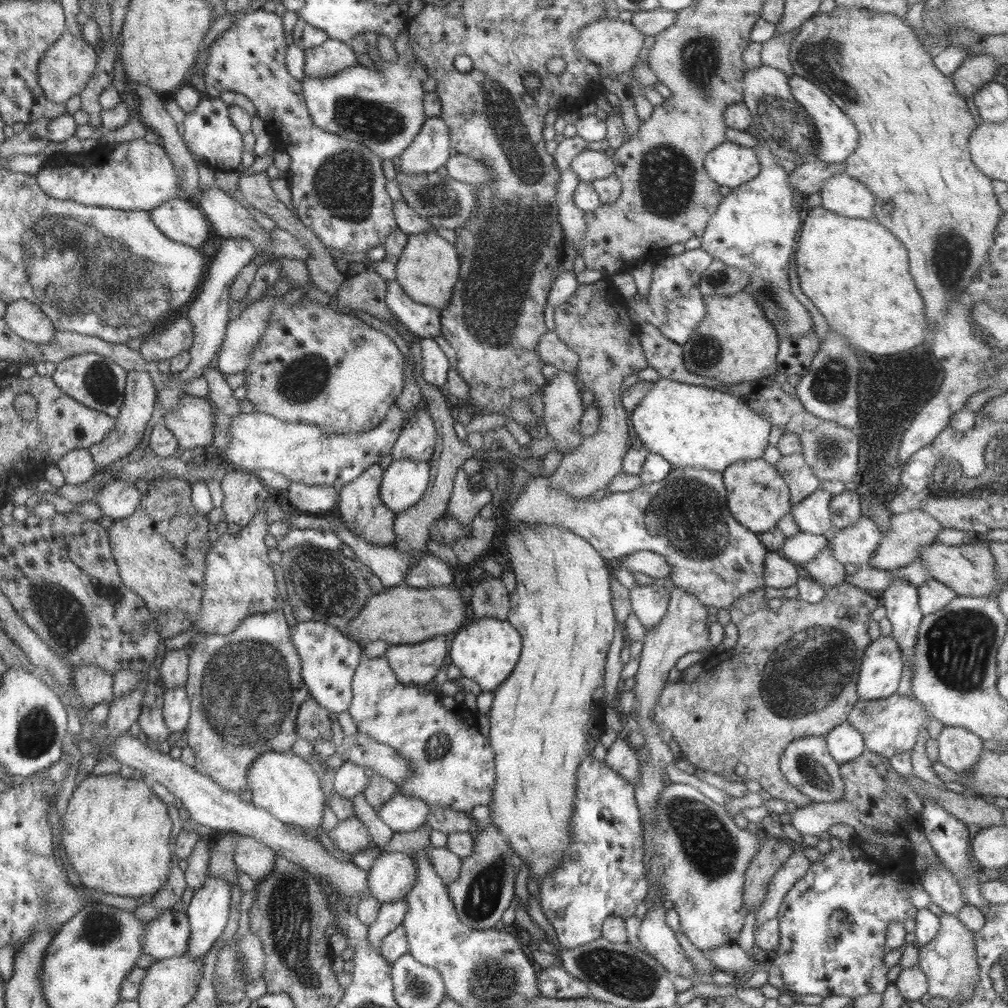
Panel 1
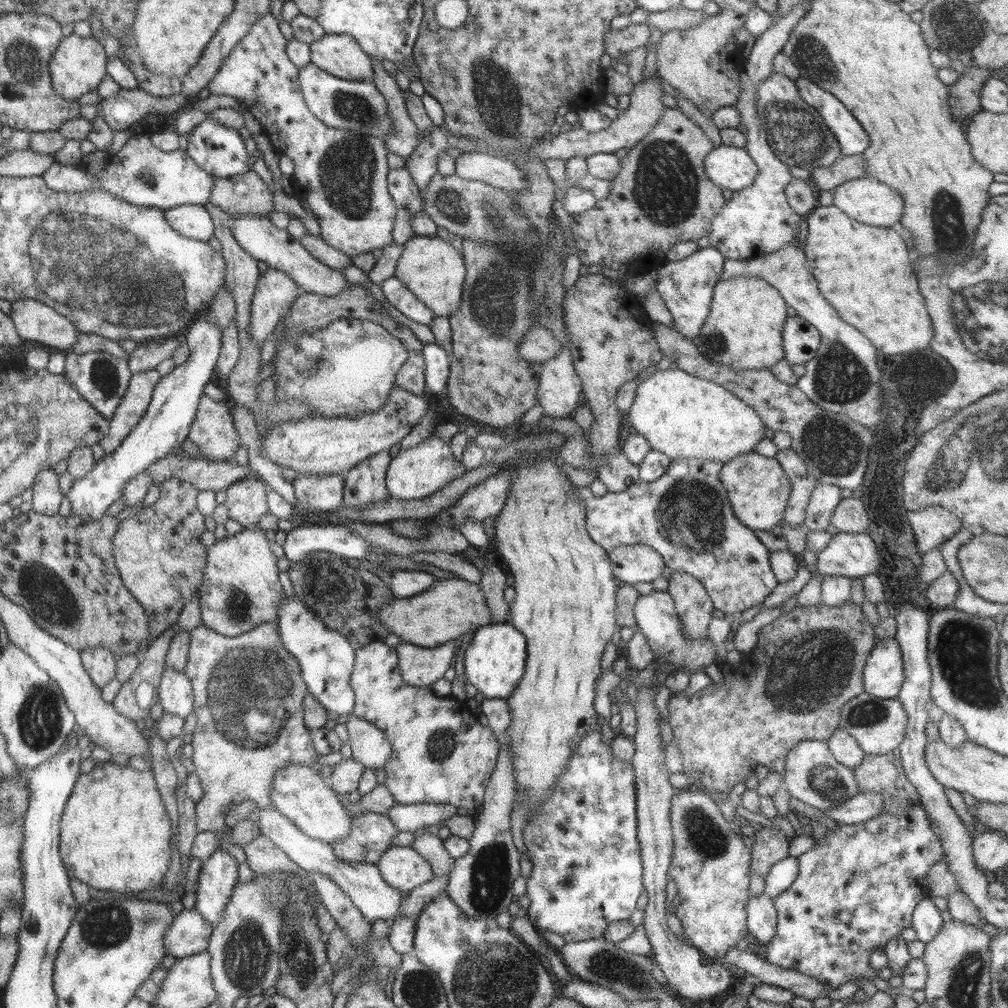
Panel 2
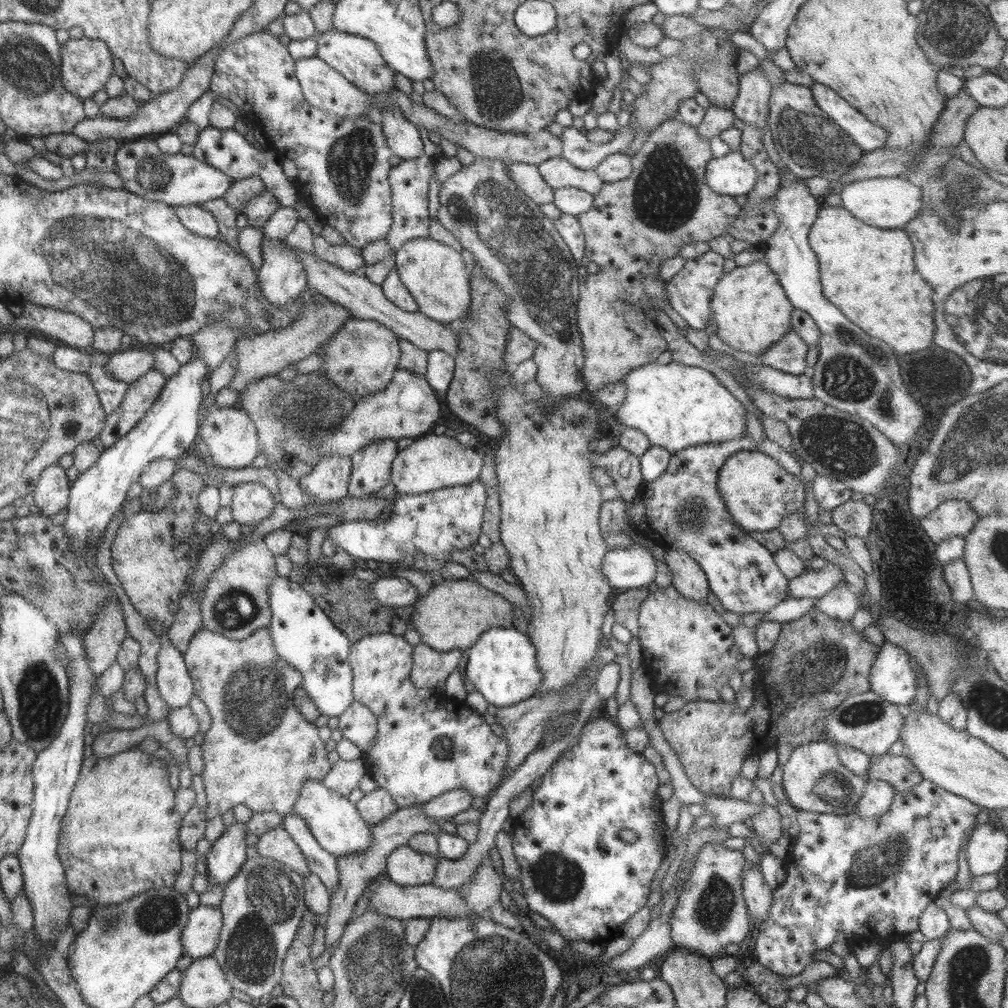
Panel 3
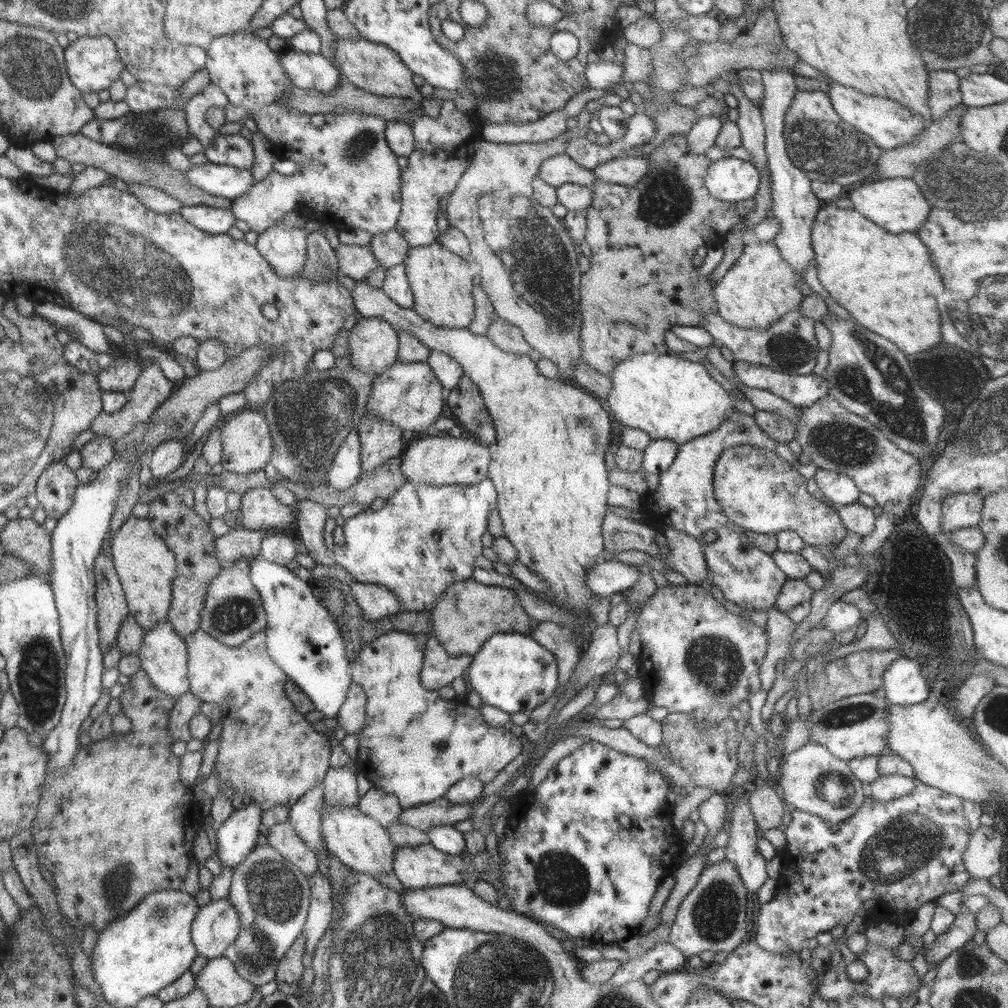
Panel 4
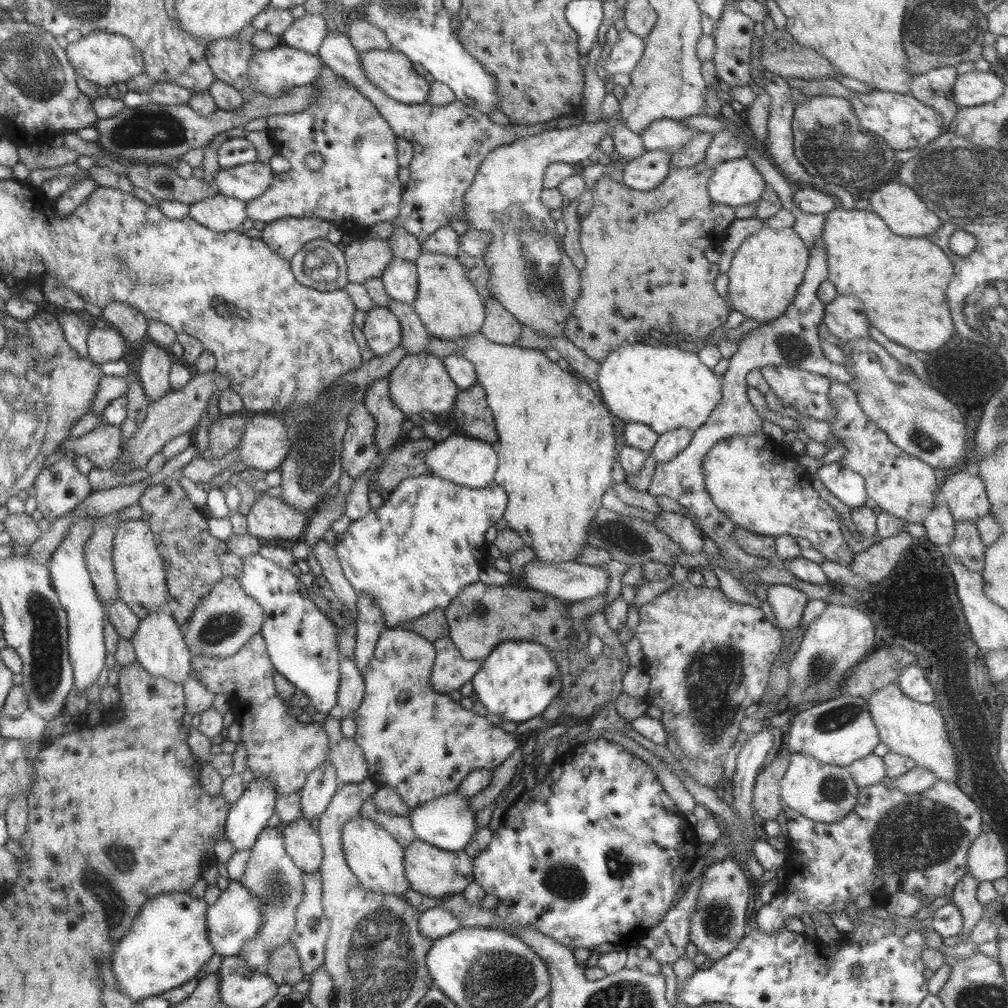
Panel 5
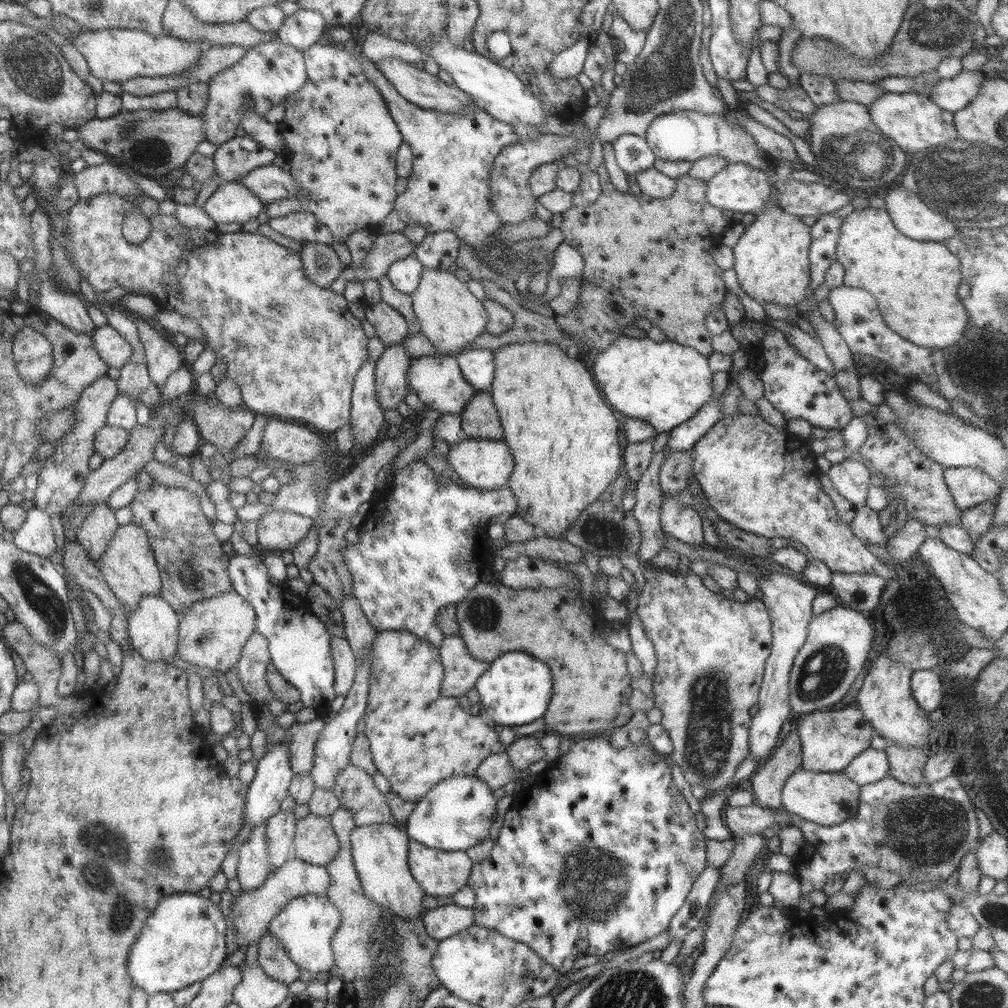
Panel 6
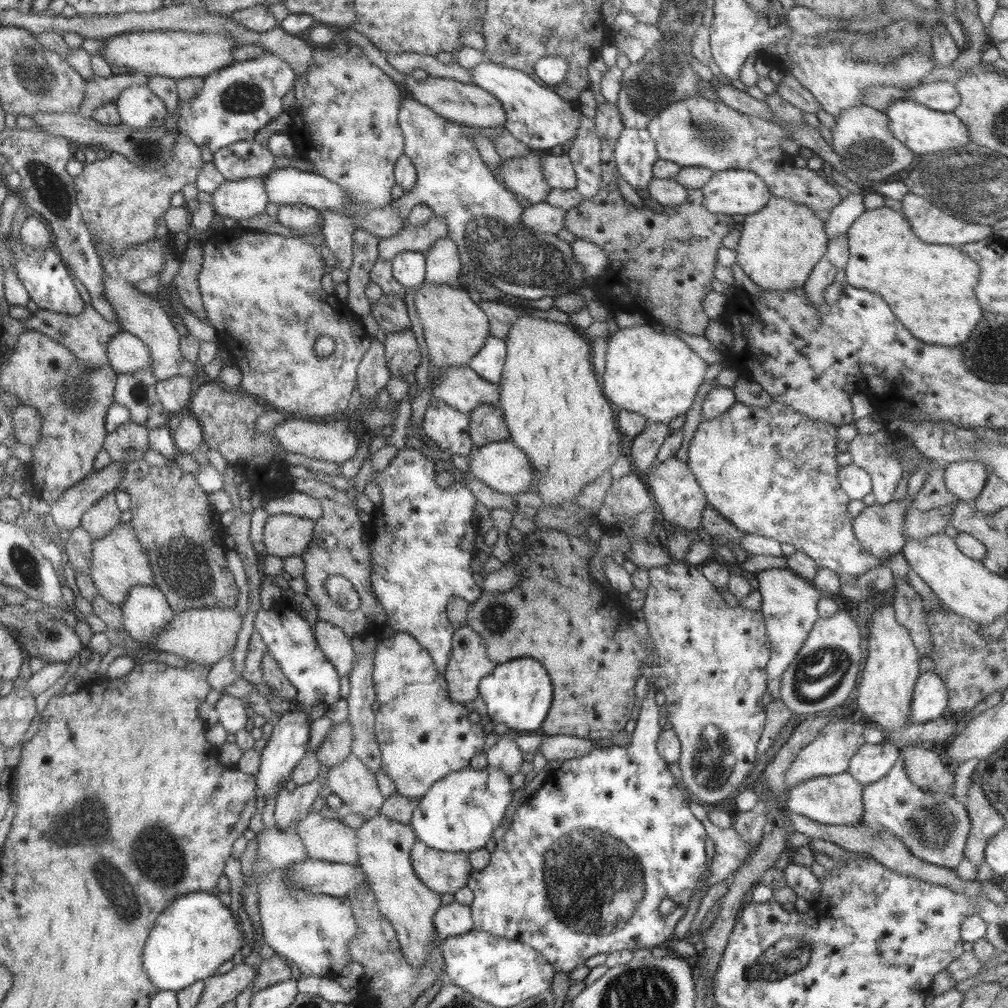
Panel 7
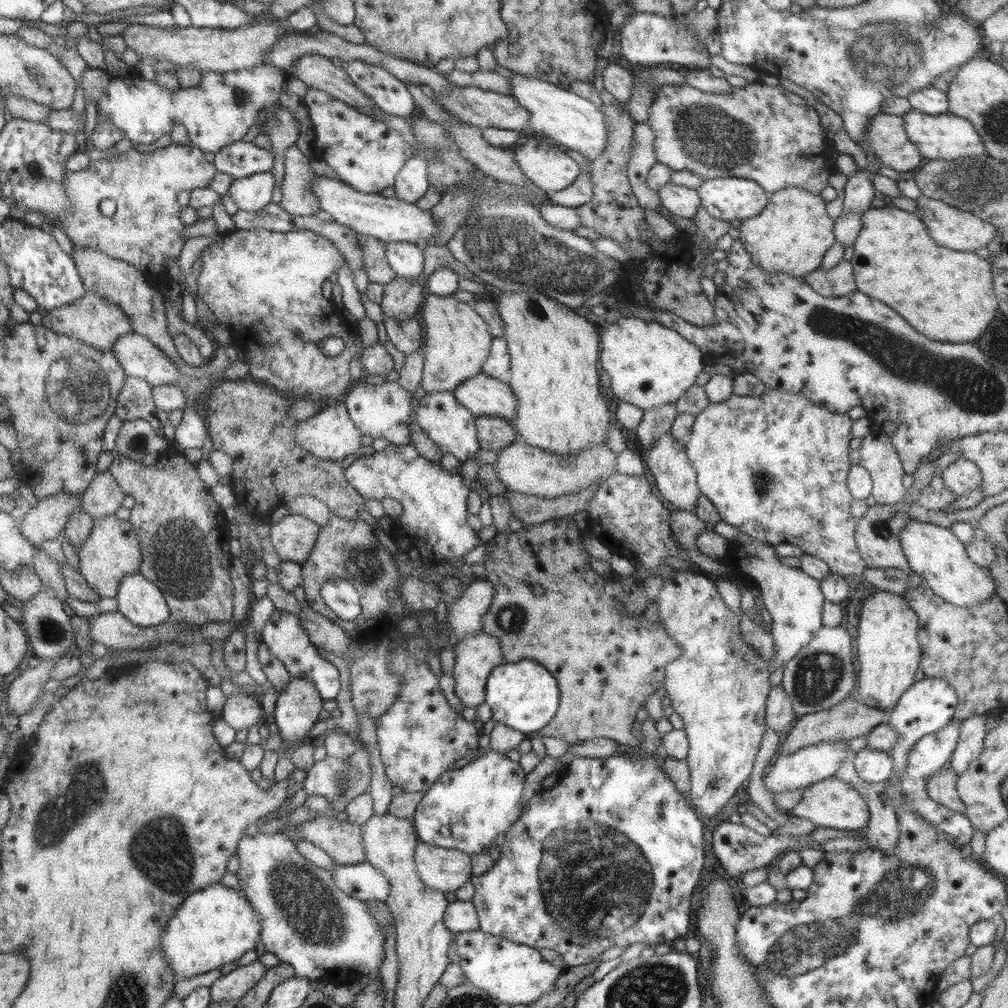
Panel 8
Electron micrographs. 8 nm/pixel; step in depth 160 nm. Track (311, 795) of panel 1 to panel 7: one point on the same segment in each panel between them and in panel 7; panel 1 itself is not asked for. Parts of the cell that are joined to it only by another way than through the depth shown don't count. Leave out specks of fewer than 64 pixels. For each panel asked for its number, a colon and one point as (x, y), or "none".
2: (299, 793)
3: (335, 822)
4: (358, 841)
5: (374, 856)
6: (380, 851)
7: (385, 845)

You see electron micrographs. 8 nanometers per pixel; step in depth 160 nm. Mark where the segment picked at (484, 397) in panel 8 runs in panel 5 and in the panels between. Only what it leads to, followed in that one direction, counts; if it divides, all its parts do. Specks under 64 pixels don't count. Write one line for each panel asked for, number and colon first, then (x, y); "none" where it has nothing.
5: (420, 382)
6: (437, 381)
7: (460, 388)

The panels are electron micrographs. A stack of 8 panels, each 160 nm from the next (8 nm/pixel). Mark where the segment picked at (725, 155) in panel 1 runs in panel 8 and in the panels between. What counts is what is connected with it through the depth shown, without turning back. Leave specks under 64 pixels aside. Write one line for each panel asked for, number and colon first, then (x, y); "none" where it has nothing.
2: (730, 167)
3: (733, 174)
4: (730, 179)
5: (737, 182)
6: (739, 187)
7: (734, 191)
8: (728, 198)

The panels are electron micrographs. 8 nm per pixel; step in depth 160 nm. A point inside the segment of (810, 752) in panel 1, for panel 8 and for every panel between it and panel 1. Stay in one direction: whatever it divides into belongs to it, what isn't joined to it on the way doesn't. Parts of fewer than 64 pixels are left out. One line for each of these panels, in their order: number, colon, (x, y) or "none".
2: (813, 776)
3: (814, 780)
4: (812, 779)
5: (824, 793)
6: (827, 798)
7: (837, 800)
8: (832, 803)

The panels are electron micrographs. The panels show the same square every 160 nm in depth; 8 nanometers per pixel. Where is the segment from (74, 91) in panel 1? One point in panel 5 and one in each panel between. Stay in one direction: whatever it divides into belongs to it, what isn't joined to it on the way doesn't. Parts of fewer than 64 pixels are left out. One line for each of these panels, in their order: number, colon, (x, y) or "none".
2: (78, 67)
3: (87, 64)
4: (93, 64)
5: (105, 59)

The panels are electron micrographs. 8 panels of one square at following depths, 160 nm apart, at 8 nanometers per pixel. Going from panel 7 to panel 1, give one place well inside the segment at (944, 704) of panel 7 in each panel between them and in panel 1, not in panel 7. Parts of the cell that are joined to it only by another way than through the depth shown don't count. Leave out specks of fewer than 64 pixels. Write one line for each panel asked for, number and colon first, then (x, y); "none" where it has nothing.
1: (880, 670)
2: (883, 676)
3: (891, 677)
4: (903, 684)
5: (913, 683)
6: (927, 687)

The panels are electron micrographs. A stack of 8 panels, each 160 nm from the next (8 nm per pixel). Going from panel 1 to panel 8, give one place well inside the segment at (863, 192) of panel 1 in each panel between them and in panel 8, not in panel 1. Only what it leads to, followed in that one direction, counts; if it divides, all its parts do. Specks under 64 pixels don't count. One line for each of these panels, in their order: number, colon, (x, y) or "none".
2: (866, 200)
3: (887, 203)
4: (898, 205)
5: (899, 205)
6: (913, 218)
7: (931, 224)
8: (951, 227)

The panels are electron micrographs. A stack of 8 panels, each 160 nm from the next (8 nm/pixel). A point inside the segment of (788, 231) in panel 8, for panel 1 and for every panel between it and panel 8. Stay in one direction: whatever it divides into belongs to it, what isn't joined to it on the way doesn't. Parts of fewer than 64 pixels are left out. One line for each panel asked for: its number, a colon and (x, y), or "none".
1: (734, 343)
2: (744, 329)
3: (751, 311)
4: (760, 288)
5: (767, 270)
6: (771, 259)
7: (779, 246)

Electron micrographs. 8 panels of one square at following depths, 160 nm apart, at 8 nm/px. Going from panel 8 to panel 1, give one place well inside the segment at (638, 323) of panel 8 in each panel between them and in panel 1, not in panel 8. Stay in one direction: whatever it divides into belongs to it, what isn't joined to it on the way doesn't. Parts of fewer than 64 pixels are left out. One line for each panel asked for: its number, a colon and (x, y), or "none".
1: (688, 425)
2: (684, 417)
3: (675, 406)
4: (670, 398)
5: (666, 389)
6: (664, 384)
7: (655, 375)

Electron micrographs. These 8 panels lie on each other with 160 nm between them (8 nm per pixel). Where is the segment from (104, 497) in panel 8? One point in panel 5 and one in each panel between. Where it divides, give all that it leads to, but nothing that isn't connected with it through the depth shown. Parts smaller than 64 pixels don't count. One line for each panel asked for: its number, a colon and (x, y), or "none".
5: (99, 551)
6: (94, 534)
7: (100, 520)

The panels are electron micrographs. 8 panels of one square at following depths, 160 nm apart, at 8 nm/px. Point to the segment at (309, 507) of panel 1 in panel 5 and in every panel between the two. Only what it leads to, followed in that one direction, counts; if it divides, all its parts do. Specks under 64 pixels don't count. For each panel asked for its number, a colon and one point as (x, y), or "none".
2: (324, 493)
3: (328, 480)
4: (345, 470)
5: (359, 451)

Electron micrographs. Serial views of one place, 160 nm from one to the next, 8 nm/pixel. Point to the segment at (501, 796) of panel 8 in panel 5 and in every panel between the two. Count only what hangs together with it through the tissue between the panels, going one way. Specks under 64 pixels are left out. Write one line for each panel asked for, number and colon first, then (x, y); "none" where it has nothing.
5: (448, 823)
6: (457, 813)
7: (460, 812)

